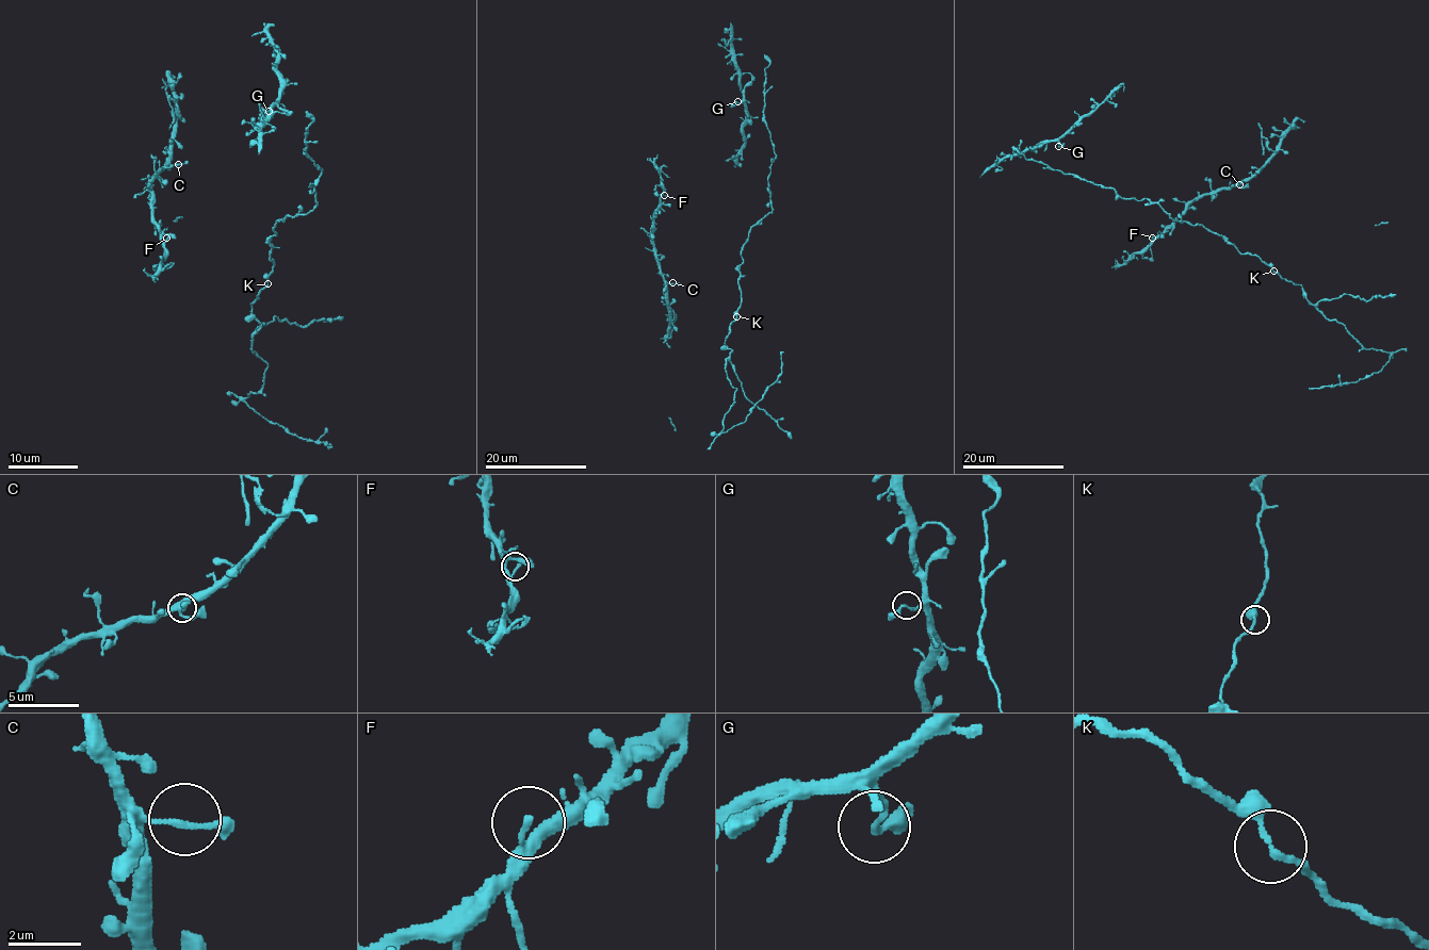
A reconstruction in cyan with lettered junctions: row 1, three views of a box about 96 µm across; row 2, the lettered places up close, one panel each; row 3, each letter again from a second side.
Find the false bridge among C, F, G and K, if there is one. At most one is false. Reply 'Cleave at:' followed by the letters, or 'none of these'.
Cleave at: none of these

